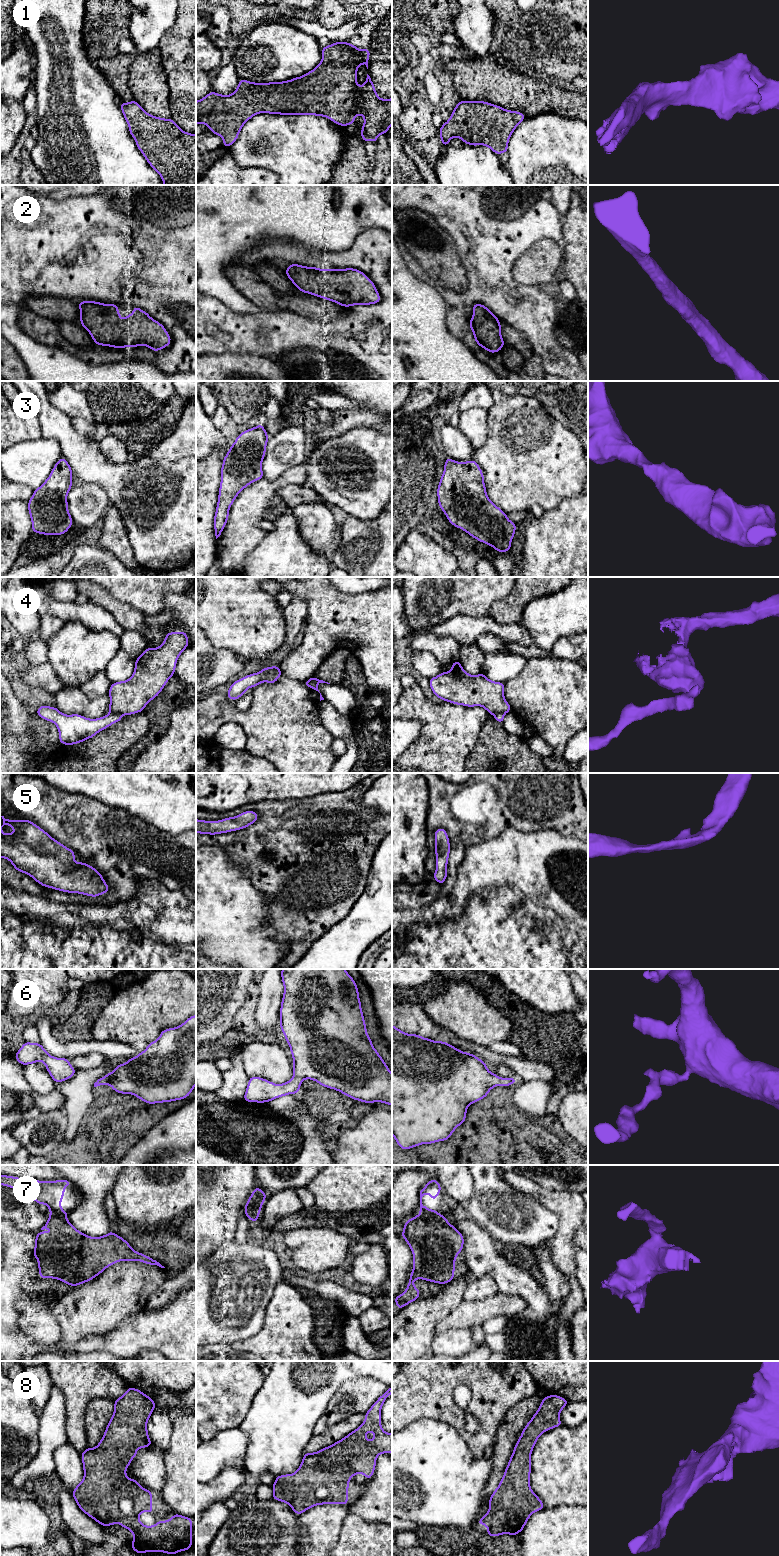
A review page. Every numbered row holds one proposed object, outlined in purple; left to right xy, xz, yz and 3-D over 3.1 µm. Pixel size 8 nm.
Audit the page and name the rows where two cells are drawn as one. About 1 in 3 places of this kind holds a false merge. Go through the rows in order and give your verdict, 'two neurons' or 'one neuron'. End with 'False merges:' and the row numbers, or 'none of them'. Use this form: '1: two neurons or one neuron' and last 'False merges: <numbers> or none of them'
1: one neuron
2: one neuron
3: one neuron
4: two neurons
5: one neuron
6: one neuron
7: two neurons
8: one neuron
False merges: 4, 7

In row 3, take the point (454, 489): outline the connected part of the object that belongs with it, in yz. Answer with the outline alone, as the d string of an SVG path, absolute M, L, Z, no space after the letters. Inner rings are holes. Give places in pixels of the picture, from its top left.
M447 457L444 463L444 472L437 487L437 497L438 505L451 525L462 529L479 542L492 546L498 553L510 551L511 542L516 532L516 523L510 521L507 514L489 499L484 483L484 474L475 460L461 463Z

